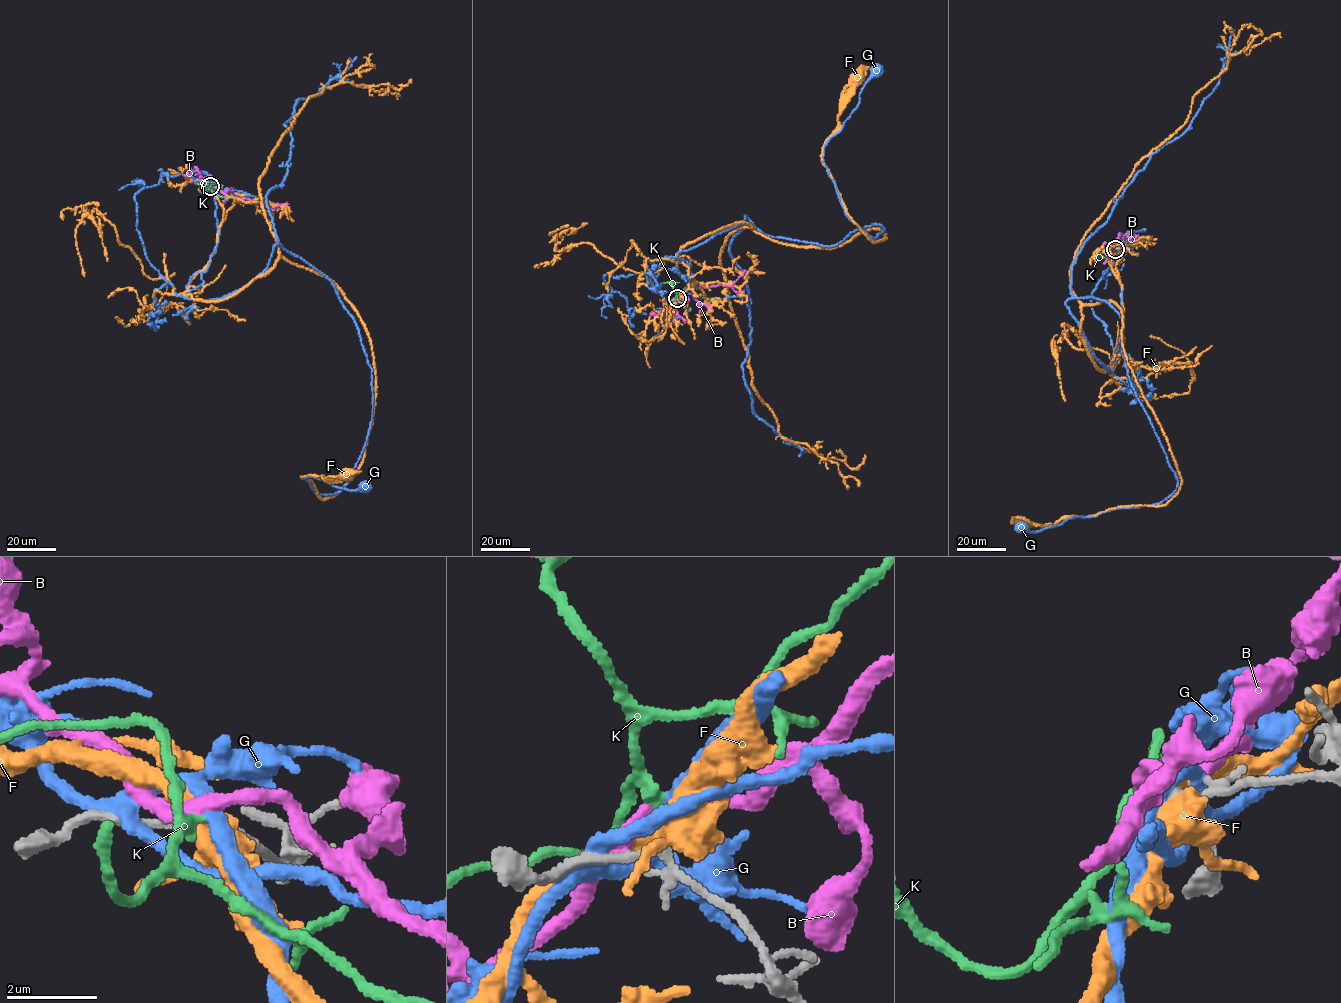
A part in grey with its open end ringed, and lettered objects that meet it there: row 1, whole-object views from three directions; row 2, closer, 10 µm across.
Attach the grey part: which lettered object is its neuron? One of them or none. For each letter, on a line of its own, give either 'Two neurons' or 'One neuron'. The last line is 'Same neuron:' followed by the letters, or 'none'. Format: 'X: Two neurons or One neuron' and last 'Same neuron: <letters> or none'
B: Two neurons
F: Two neurons
G: Two neurons
K: One neuron
Same neuron: K

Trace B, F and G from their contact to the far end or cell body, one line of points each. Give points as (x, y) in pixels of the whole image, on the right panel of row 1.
B: (1115, 249), (1109, 254), (1115, 247), (1109, 253), (1103, 247), (1106, 242)
F: (1116, 249), (1115, 365), (1102, 371), (1081, 337), (1083, 304), (1120, 310), (1178, 491), (1022, 523)
G: (1115, 248), (1110, 370), (1066, 305), (1093, 296), (1119, 314), (1131, 386), (1178, 483), (1153, 505), (1021, 527)

